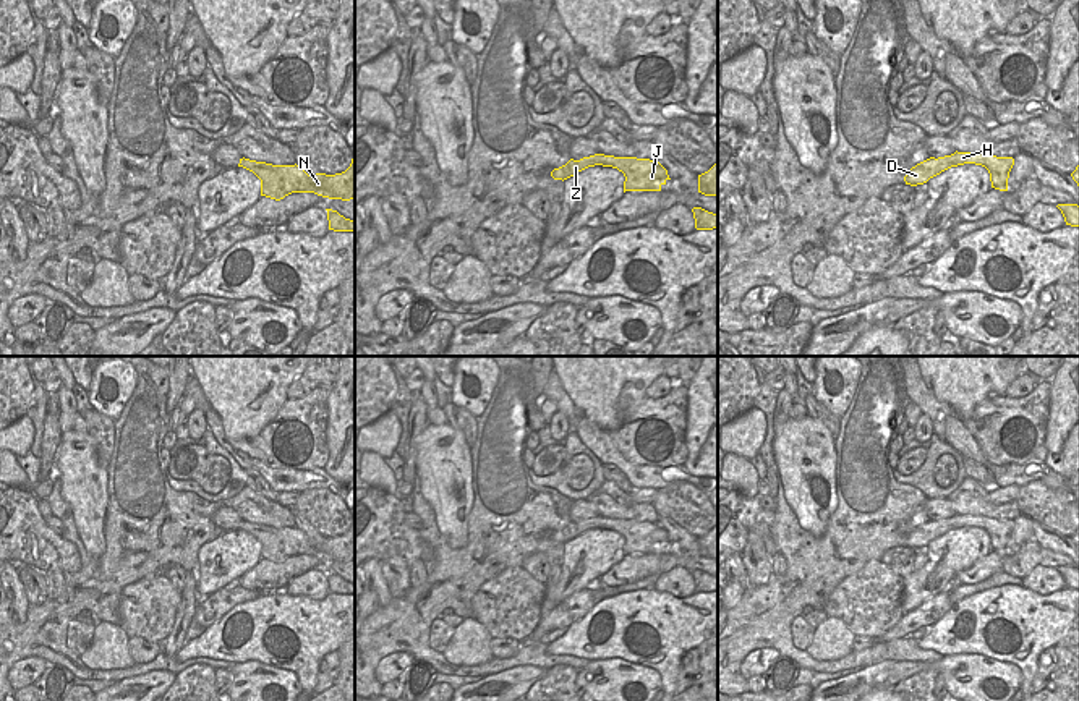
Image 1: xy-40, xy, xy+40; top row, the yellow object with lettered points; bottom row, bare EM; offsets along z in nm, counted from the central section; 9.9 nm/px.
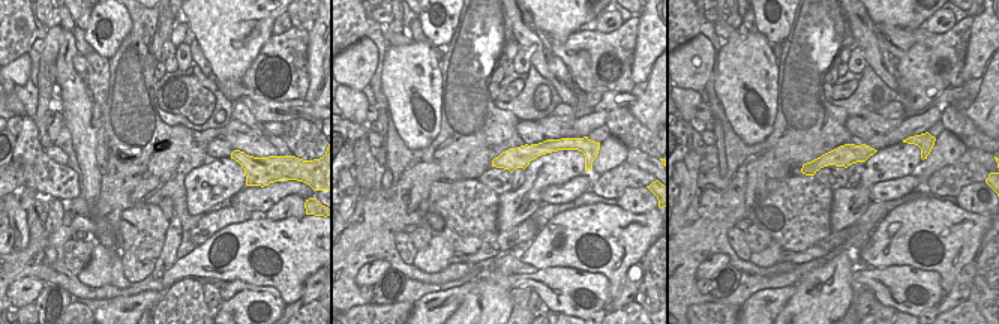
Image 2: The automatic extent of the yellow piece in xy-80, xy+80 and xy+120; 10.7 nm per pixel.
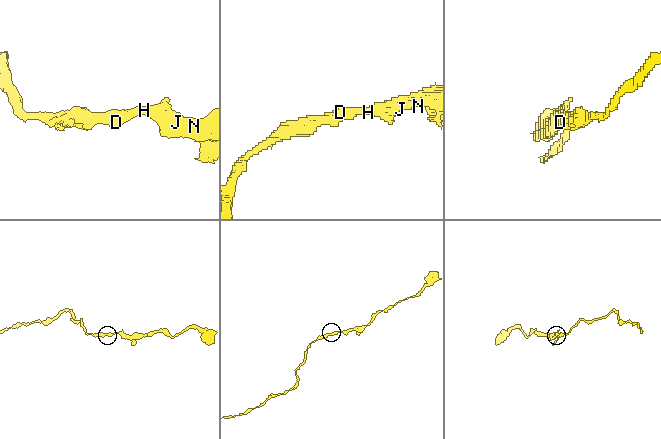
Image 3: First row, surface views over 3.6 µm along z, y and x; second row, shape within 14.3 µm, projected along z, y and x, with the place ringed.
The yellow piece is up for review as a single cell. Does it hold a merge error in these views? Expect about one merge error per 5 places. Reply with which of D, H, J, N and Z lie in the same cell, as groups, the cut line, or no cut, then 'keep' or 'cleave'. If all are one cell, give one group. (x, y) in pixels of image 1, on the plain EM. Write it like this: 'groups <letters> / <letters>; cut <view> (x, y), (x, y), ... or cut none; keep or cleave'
groups D H J N Z; cut none; keep

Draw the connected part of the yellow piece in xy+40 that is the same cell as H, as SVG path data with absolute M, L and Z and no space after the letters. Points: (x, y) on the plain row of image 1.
M954 515L951 518L945 520L930 520L915 529L912 529L906 539L904 544L906 547L917 549L927 546L930 541L940 537L941 534L964 528L964 526L975 526L982 528L988 533L990 536L990 544L992 550L1000 552L1000 554L1008 554L1008 541L1009 534L1014 528L1013 520L996 520L996 518L988 518L988 516L972 516L972 515Z

